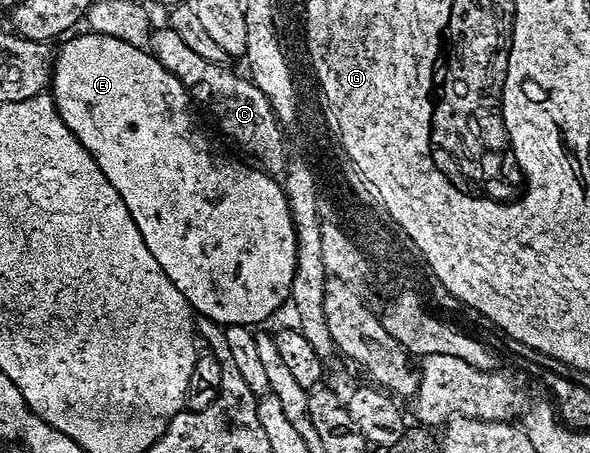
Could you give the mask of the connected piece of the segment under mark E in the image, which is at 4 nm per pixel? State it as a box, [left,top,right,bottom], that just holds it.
[51,34,297,325]

